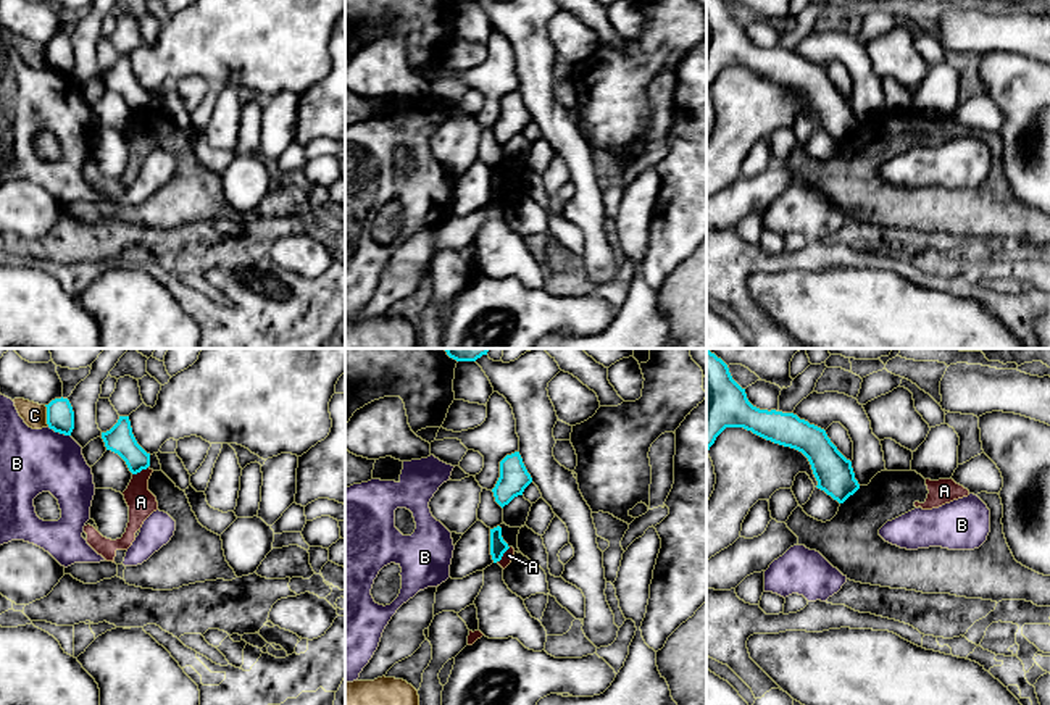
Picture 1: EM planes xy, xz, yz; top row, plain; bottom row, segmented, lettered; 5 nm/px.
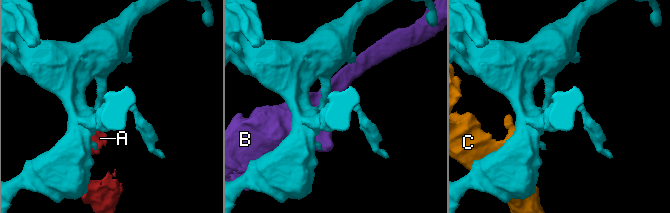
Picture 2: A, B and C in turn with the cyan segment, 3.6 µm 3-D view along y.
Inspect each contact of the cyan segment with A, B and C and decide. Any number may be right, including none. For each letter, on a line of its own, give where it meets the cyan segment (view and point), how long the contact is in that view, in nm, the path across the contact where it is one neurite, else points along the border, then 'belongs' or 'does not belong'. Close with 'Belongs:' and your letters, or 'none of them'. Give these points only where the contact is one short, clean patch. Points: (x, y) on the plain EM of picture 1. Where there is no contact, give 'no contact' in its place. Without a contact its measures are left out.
A: xz (502, 194) | 110 nm | along xz (510, 186), (495, 200) | does not belong
B: xy (58, 70) | 130 nm | does not belong
C: xy (47, 54) | 110 nm | does not belong
Belongs: none of them

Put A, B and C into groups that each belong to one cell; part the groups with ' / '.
A / B / C

